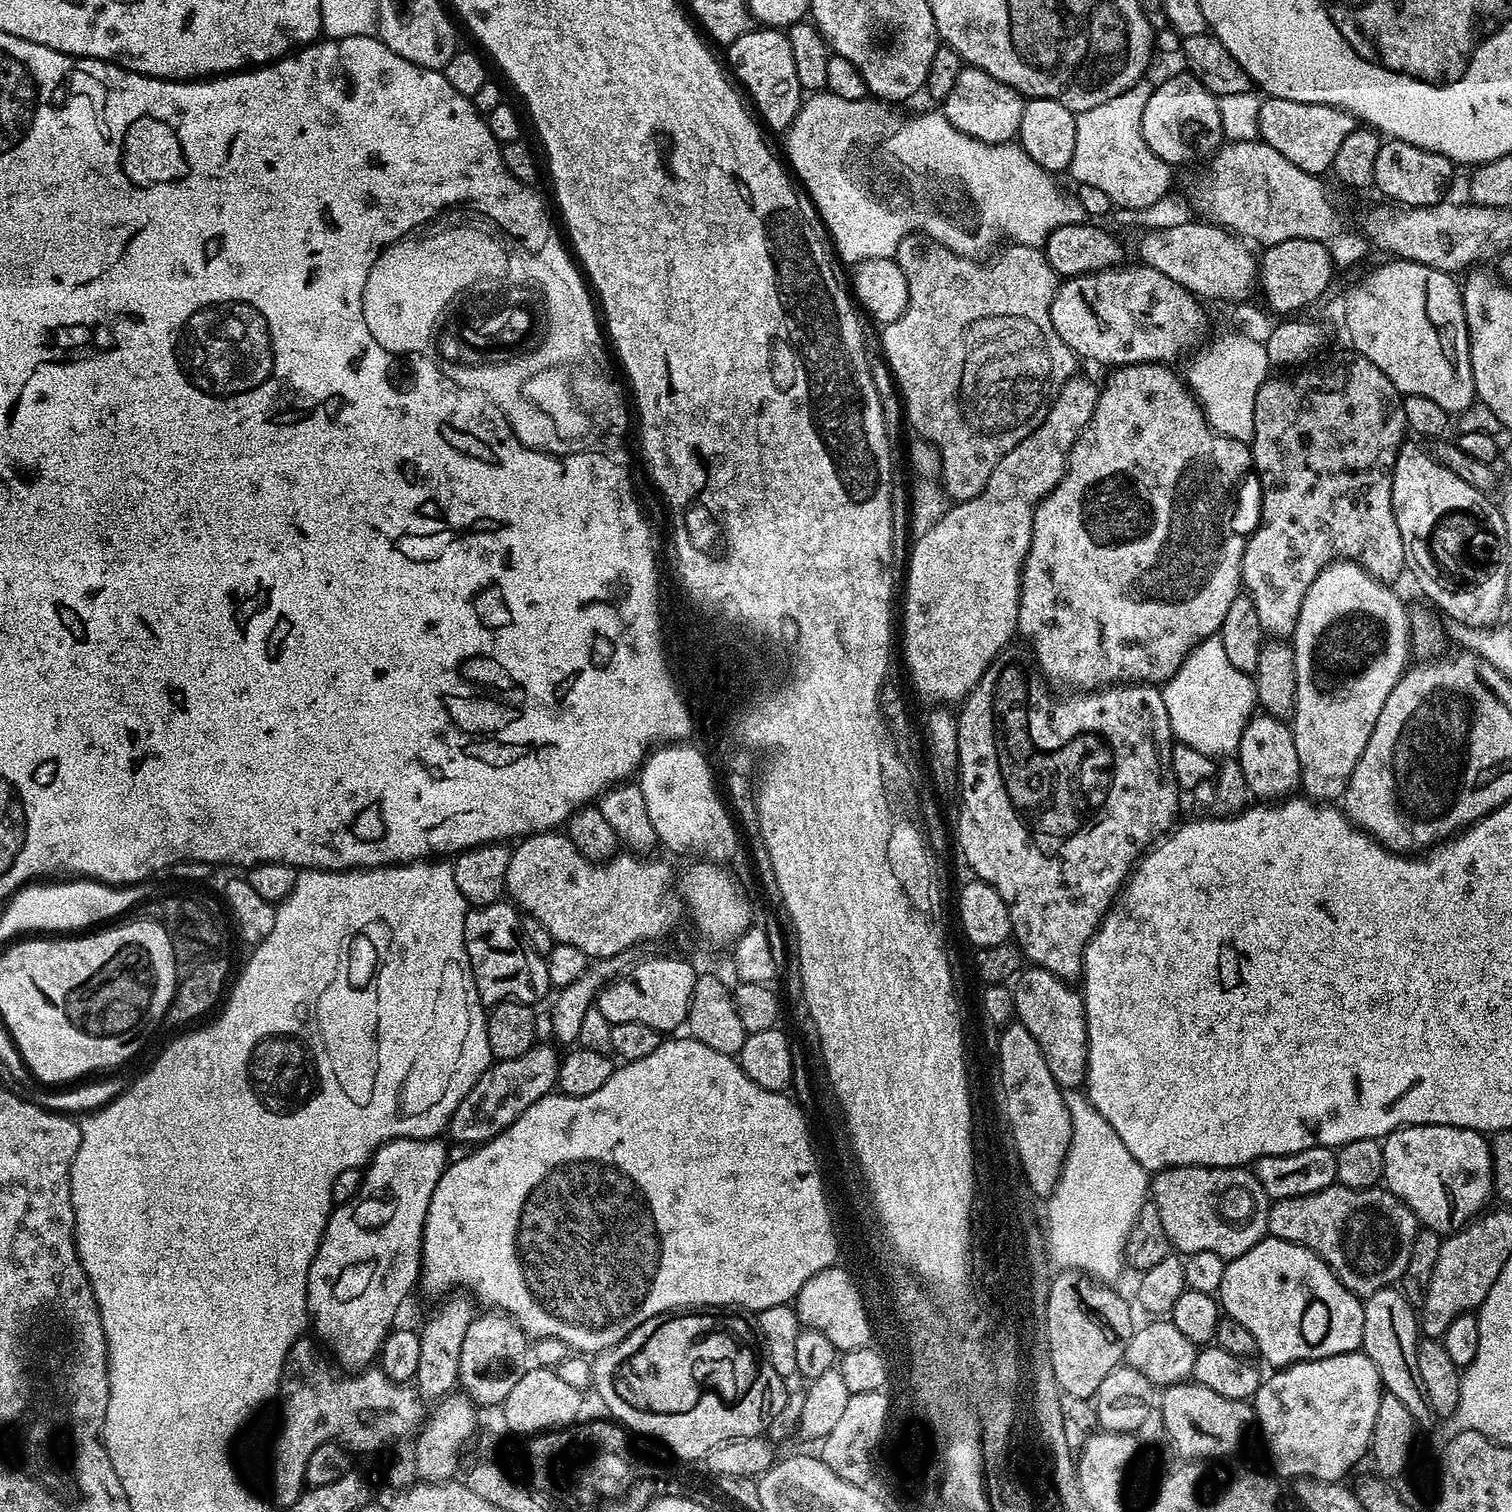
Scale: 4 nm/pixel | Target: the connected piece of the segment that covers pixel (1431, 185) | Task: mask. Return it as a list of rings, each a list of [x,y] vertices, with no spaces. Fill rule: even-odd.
[[[1385,139],[1374,162],[1374,188],[1385,196],[1385,201],[1405,208],[1425,208],[1441,203],[1452,184],[1454,165],[1450,158],[1410,146],[1410,142]]]

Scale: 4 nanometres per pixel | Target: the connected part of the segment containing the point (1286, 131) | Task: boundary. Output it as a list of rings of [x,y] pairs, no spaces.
[[[1290,98],[1261,99],[1258,110],[1259,139],[1274,146],[1282,158],[1294,162],[1298,170],[1306,170],[1310,174],[1320,176],[1327,173],[1334,162],[1334,154],[1338,154],[1342,141],[1358,127],[1355,116],[1343,112],[1329,104],[1307,104],[1306,102],[1290,102]]]

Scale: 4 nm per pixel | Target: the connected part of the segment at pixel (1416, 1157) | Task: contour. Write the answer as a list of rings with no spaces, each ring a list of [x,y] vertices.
[[[1410,1124],[1403,1128],[1396,1128],[1383,1137],[1382,1147],[1384,1150],[1384,1174],[1383,1183],[1389,1192],[1393,1192],[1399,1200],[1403,1200],[1406,1206],[1410,1206],[1410,1210],[1416,1215],[1417,1221],[1423,1227],[1428,1228],[1431,1232],[1441,1234],[1451,1234],[1463,1228],[1465,1224],[1469,1224],[1475,1220],[1481,1212],[1485,1211],[1488,1199],[1493,1199],[1494,1189],[1492,1186],[1492,1149],[1490,1140],[1485,1133],[1476,1132],[1472,1128],[1455,1128],[1454,1126],[1446,1126],[1445,1124]]]

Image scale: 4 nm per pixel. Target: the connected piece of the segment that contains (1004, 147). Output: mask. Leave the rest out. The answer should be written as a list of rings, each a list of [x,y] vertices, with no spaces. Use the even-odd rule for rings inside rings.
[[[827,90],[813,92],[801,103],[794,122],[786,129],[786,135],[783,137],[783,139],[785,138],[784,144],[788,147],[789,161],[787,160],[787,163],[790,168],[790,163],[792,163],[793,169],[791,168],[791,171],[794,173],[795,179],[799,181],[802,188],[802,183],[804,183],[805,189],[803,188],[803,191],[806,196],[806,191],[808,191],[809,198],[816,203],[816,208],[820,211],[821,216],[819,219],[830,237],[830,244],[835,255],[837,257],[840,255],[842,259],[849,260],[849,265],[855,266],[860,260],[864,259],[895,257],[897,246],[913,234],[923,234],[934,238],[939,244],[954,250],[954,254],[959,256],[980,258],[983,257],[983,252],[995,242],[996,232],[1001,232],[1006,238],[1005,241],[1014,244],[1040,246],[1058,226],[1081,223],[1080,201],[1076,199],[1075,195],[1068,193],[1067,196],[1060,189],[1059,182],[1056,181],[1059,179],[1053,173],[1042,170],[1042,166],[1038,166],[1038,162],[1034,162],[1030,158],[1030,154],[1026,154],[1026,150],[1020,147],[1019,143],[987,144],[986,142],[978,142],[978,138],[970,138],[970,134],[962,134],[962,130],[950,126],[950,122],[945,118],[943,111],[940,110],[920,112],[917,116],[903,116],[902,113],[895,112],[892,108],[895,107],[891,103],[879,98],[847,100],[846,98],[838,98],[838,94]]]

